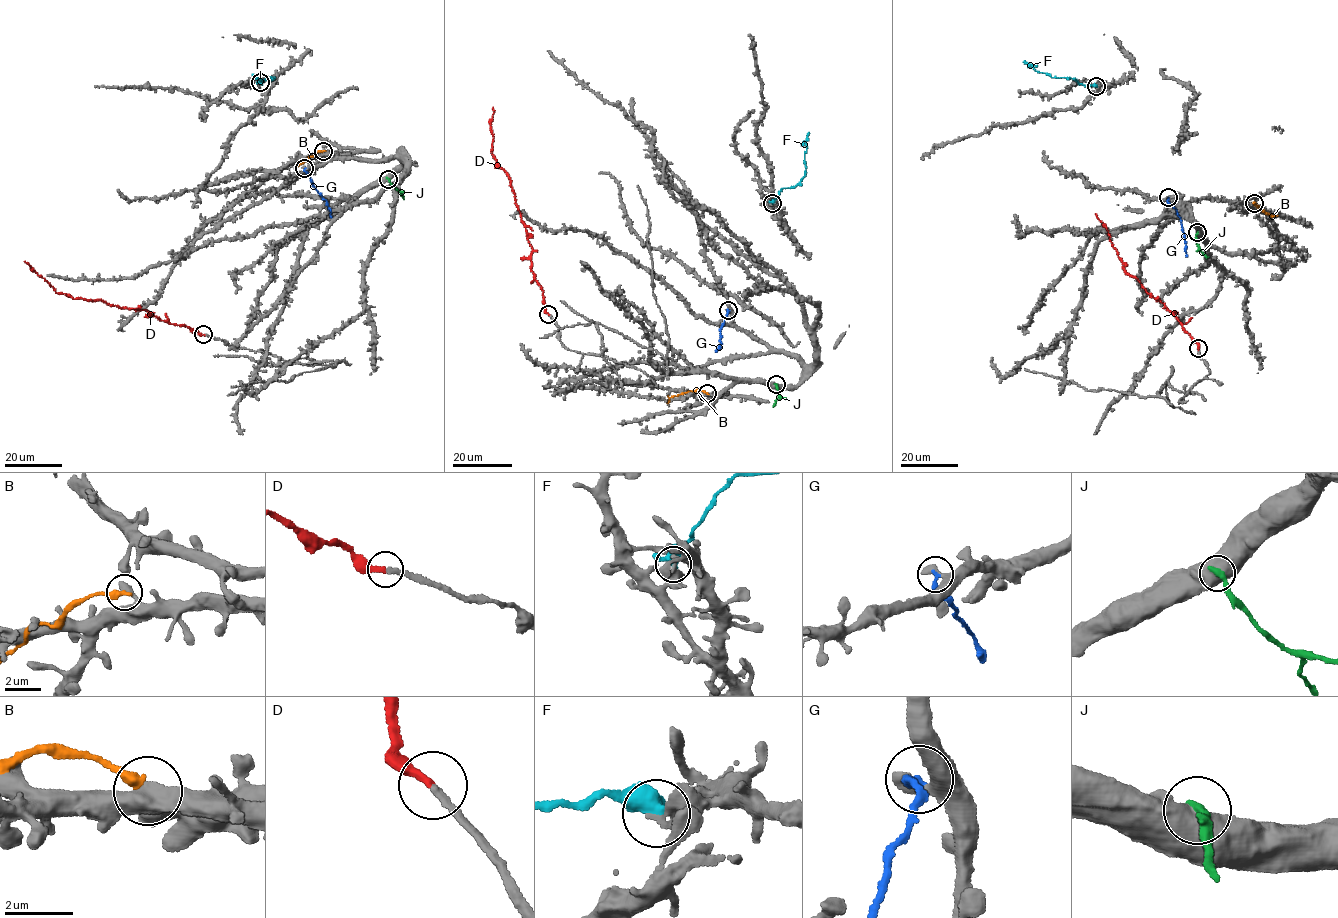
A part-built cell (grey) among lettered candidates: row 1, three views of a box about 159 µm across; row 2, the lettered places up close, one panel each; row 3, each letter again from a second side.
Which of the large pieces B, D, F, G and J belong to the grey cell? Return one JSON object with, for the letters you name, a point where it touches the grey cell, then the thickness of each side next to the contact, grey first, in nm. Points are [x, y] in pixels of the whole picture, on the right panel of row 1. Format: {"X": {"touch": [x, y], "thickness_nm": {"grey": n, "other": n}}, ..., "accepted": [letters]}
{"D": {"touch": [1198, 348], "thickness_nm": {"grey": 220, "other": 280}}, "accepted": ["D"]}

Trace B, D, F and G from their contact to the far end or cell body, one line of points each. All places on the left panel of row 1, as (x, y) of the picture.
B: (324, 151), (317, 151), (297, 164)
D: (204, 335), (162, 320), (144, 310), (59, 293), (24, 261)
F: (260, 83), (273, 79), (261, 80), (253, 75)
G: (304, 168), (326, 202), (331, 217)

